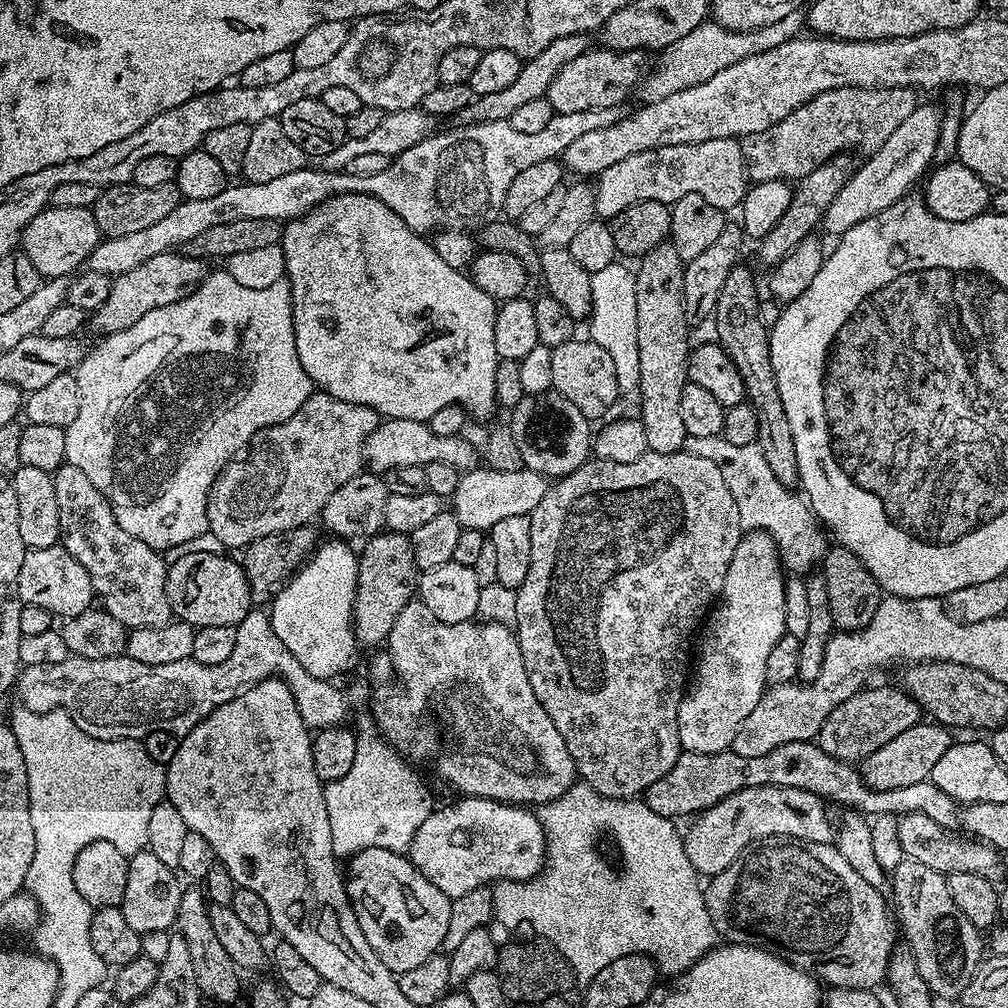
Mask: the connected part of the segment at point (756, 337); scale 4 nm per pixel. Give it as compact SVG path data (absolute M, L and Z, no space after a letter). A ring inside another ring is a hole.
M737 262L726 277L718 296L714 321L716 320L715 339L730 356L730 362L738 366L738 374L742 374L744 395L747 403L752 405L757 415L757 436L755 444L761 448L762 455L770 466L771 473L782 486L795 489L800 483L798 470L798 454L794 450L794 434L790 430L790 418L786 418L786 410L782 406L782 394L778 390L778 382L772 365L772 355L768 338L769 325L764 325L760 317L760 300L756 297L756 280L744 262Z

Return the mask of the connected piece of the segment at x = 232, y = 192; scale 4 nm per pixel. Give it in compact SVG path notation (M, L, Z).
M305 166L292 171L291 174L282 174L278 178L273 178L271 182L236 182L240 184L233 183L224 188L222 194L214 194L214 198L181 199L180 204L174 206L170 214L166 214L166 218L154 222L154 226L149 226L147 230L125 234L122 238L101 239L96 249L88 255L87 271L101 272L115 278L134 270L134 266L142 266L142 262L154 258L154 254L177 249L210 226L244 218L272 218L281 222L296 220L324 200L338 196L342 192L352 192L352 176L344 172L326 172L318 166L312 167Z

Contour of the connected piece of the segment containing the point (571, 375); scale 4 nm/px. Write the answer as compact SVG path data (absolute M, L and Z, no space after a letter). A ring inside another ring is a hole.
M574 338L552 349L552 387L590 422L596 422L596 419L602 417L615 404L617 398L620 398L621 390L610 354L590 338L580 339Z

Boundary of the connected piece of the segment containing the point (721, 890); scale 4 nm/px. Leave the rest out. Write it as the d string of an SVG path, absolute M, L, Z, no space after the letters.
M778 836L755 840L726 870L707 881L703 893L706 910L725 941L773 952L796 968L810 970L828 988L876 990L887 981L888 963L894 951L894 916L889 901L881 889L864 881L832 844L785 840Z

